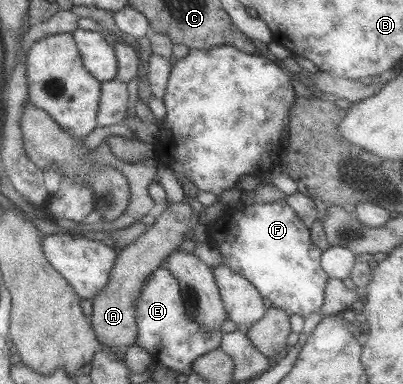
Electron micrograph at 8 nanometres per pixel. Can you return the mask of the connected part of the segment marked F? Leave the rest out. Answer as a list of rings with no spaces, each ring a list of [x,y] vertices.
[[[285,200],[240,208],[226,206],[224,214],[207,227],[207,242],[224,258],[222,265],[249,280],[274,307],[304,318],[322,310],[329,279],[320,265],[323,251],[312,243],[310,229]]]

